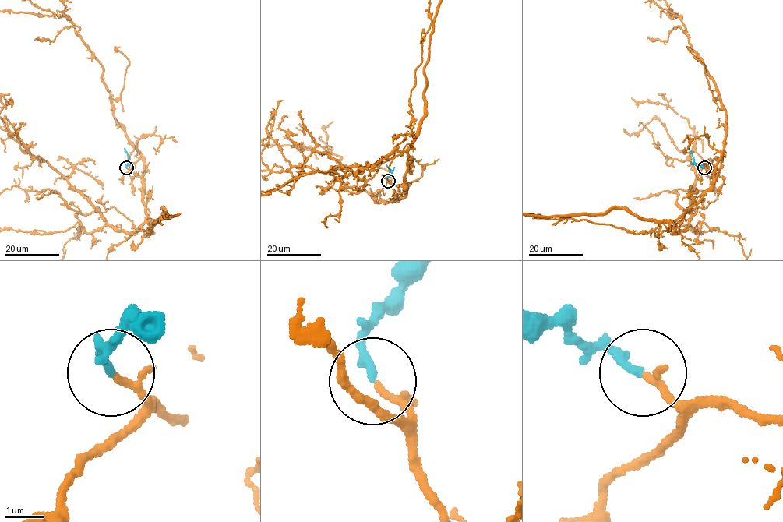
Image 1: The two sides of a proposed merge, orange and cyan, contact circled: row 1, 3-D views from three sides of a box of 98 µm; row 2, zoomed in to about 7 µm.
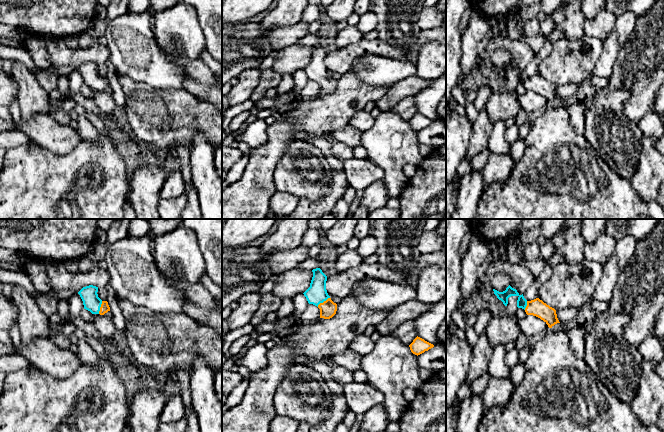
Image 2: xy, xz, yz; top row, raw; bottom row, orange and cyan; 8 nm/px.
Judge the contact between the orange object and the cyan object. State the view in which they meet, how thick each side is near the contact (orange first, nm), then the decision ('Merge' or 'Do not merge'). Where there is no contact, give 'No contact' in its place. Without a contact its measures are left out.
Touches orange in xz. Thickness 140 nm (orange) against 160 nm. Merge

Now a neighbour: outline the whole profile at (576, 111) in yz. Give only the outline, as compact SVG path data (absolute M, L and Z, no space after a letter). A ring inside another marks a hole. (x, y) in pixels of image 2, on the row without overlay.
M573 103L568 106L568 112L570 116L571 126L575 129L575 131L584 136L585 132L585 108L582 104Z

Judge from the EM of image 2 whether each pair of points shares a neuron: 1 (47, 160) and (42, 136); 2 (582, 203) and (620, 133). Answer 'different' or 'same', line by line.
1: different
2: different

